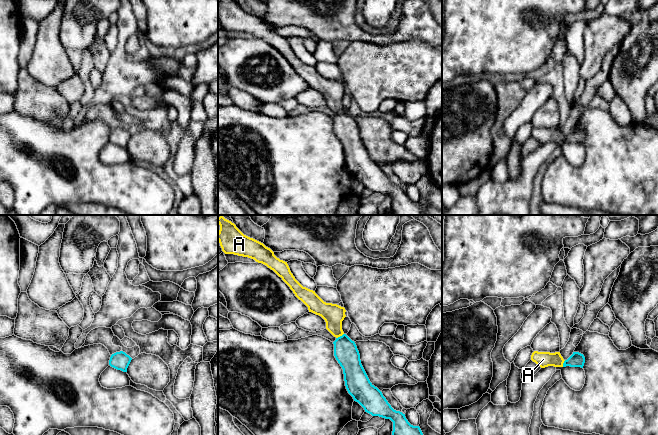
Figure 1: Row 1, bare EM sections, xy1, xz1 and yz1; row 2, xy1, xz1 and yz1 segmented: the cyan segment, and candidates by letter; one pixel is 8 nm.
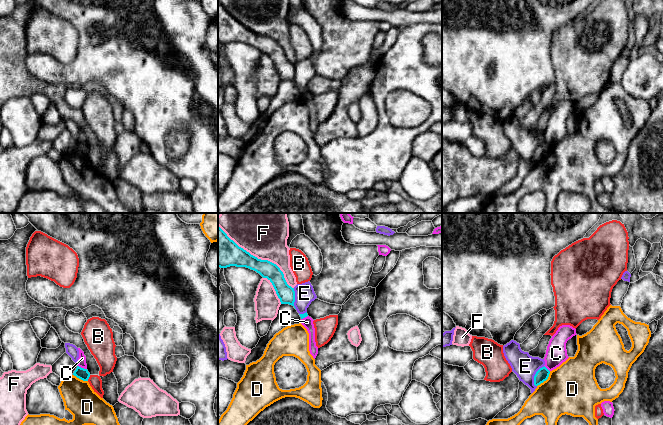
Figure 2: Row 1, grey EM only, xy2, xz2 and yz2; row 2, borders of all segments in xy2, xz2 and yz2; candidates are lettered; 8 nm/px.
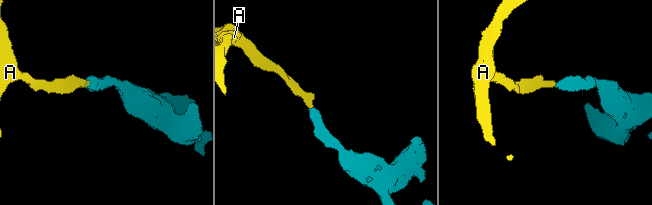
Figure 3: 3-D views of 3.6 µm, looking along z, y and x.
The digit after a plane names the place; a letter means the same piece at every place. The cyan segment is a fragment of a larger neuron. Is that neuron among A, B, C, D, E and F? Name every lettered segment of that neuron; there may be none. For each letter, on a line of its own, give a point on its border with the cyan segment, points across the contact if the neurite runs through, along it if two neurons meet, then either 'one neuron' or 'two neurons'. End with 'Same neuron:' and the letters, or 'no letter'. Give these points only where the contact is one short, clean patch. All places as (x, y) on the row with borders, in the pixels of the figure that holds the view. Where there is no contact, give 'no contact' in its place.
A: xz1 (340, 336) | across xz1 (346, 353), (340, 336), (334, 326), (333, 314) | one neuron
B: xy2 (88, 378) | two neurons
C: xy2 (82, 368) | along xy2 (77, 365), (86, 369) | two neurons
D: yz2 (545, 380) | two neurons
E: yz2 (535, 375) | two neurons
F: xz2 (259, 259) | two neurons
Same neuron: A

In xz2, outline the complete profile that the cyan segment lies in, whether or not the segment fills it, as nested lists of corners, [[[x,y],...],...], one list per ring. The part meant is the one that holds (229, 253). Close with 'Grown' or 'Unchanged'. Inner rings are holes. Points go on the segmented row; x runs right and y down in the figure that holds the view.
[[[218,226],[218,267],[246,267],[267,278],[273,285],[281,304],[294,306],[295,291],[289,286],[280,268],[268,261],[261,260],[239,247]]]. Unchanged

